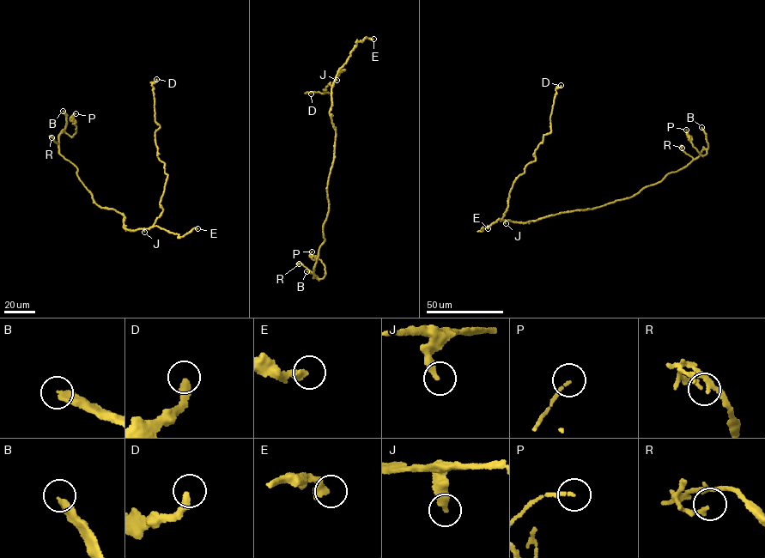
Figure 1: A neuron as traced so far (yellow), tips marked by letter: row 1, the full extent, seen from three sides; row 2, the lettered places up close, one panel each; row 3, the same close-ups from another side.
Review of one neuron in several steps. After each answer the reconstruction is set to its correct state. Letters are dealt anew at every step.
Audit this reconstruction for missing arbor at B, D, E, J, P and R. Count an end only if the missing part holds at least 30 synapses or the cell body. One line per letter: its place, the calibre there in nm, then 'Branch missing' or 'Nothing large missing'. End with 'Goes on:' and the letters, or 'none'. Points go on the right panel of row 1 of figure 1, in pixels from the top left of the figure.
B: Place: (701, 127). Thickness 360 nm. Branch missing
D: Place: (561, 85). Thickness 320 nm. Branch missing
E: Place: (488, 228). Thickness 380 nm. Branch missing
J: Place: (506, 223). Thickness 360 nm. Nothing large missing
P: Place: (686, 130). Thickness 140 nm. Nothing large missing
R: Place: (682, 148). Thickness 160 nm. Nothing large missing
Goes on: B, D, E

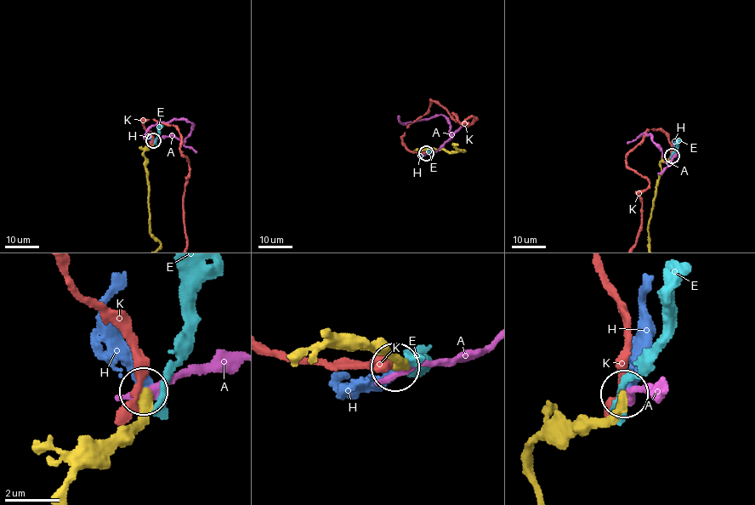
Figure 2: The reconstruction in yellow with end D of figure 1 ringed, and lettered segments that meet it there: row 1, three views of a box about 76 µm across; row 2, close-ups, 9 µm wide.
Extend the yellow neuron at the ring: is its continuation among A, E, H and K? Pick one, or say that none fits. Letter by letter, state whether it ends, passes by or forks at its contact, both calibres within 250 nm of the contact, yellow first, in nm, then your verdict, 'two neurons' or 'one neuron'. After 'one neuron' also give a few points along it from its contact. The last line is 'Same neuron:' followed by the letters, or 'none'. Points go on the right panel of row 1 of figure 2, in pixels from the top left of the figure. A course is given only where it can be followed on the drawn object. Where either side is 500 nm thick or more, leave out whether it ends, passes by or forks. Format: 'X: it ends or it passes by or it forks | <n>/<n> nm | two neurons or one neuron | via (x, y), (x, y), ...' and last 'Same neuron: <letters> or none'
A: it ends | 360/400 nm | two neurons
E: it ends | 400/360 nm | two neurons
H: it ends | 360/440 nm | one neuron
K: it ends | 420/400 nm | two neurons
Same neuron: H

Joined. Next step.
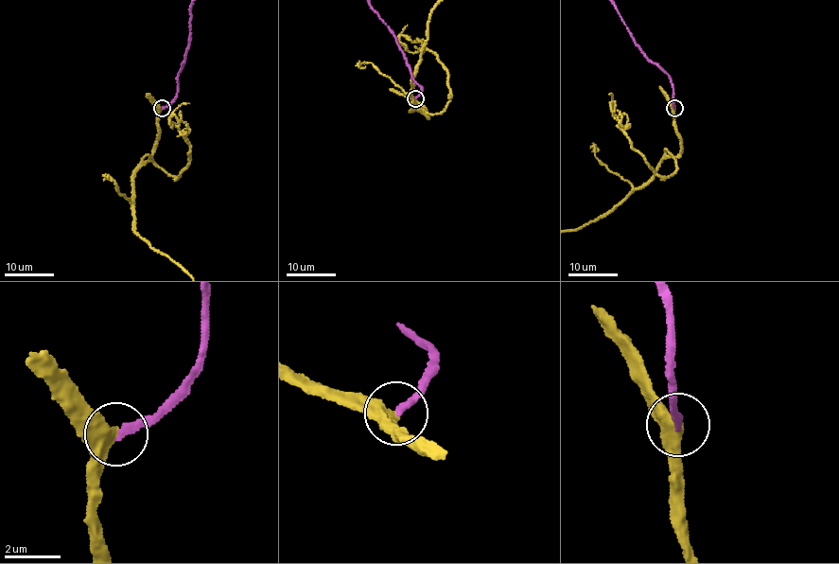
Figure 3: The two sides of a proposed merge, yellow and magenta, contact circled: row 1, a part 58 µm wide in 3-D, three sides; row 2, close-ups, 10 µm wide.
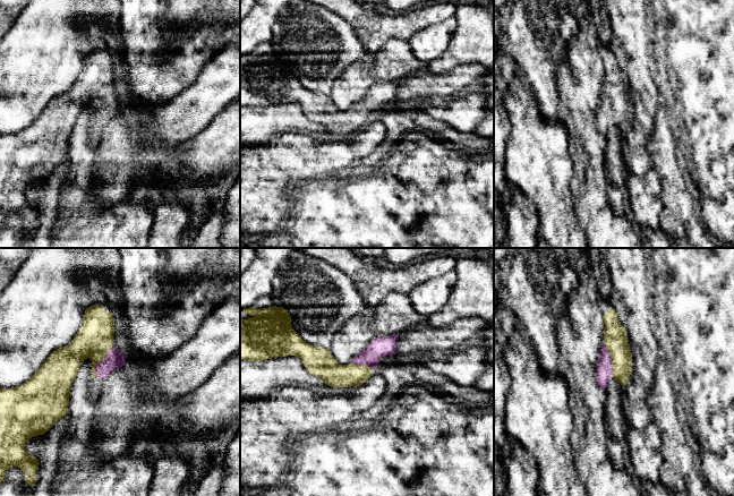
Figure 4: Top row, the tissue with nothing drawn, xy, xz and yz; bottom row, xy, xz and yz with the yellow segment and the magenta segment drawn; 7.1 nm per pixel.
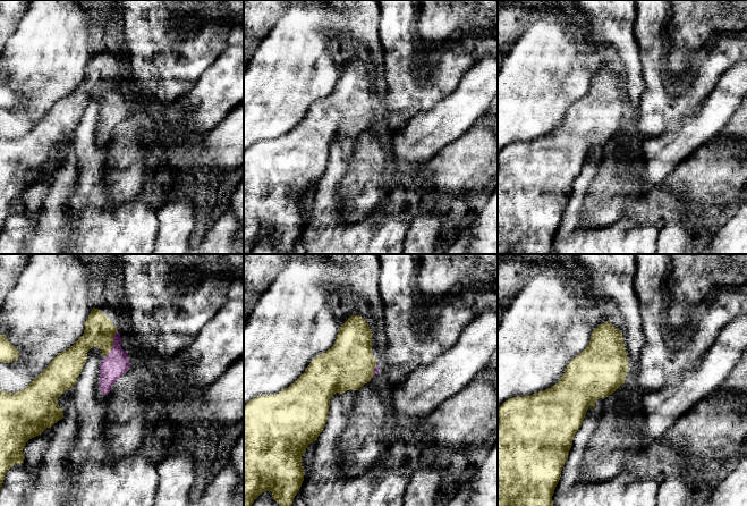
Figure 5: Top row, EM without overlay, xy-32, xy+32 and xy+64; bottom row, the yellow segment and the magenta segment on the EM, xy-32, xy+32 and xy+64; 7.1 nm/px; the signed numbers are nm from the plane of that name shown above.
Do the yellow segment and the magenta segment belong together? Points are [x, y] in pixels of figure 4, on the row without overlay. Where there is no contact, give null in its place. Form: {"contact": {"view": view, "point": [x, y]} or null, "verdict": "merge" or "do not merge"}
{"contact": {"view": "xy", "point": [101, 107]}, "verdict": "merge"}

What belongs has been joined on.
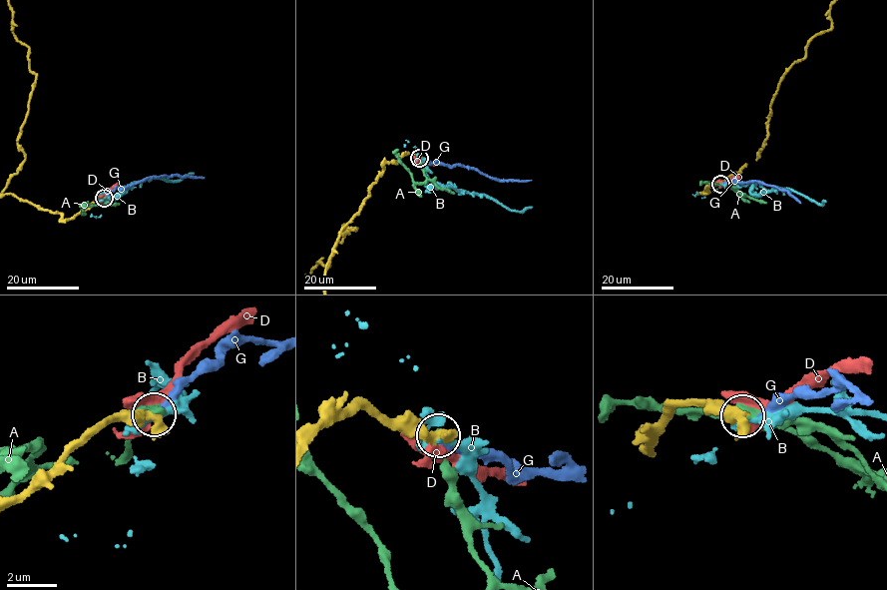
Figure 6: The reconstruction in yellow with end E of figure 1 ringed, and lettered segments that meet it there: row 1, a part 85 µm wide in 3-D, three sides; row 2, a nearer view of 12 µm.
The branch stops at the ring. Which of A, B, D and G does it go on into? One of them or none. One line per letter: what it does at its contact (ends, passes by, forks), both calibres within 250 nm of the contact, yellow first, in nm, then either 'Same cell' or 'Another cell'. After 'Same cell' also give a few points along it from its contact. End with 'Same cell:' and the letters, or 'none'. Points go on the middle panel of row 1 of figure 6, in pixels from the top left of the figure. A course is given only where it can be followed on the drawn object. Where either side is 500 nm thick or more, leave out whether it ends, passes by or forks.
A: Thickness 600 nm (yellow) against 480 nm. Another cell
B: Thickness 600 nm (yellow) against 300 nm. Another cell
D: Thickness 440 nm (yellow) against 650 nm. Another cell
G: Thickness 550 nm (yellow) against 280 nm. Same cell. Its course: (419, 158), (430, 163), (476, 168), (500, 180), (531, 180)
Same cell: G

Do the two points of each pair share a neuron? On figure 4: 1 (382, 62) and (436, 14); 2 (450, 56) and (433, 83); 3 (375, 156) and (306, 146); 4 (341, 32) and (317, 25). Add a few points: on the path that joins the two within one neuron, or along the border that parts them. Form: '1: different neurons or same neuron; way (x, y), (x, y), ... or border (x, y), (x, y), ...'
1: different neurons; border (407, 39), (391, 39), (382, 48)
2: different neurons; border (464, 63), (440, 73), (429, 73), (426, 69)
3: different neurons; border (382, 160), (374, 164), (359, 163)
4: same neuron; way (335, 32), (323, 31)

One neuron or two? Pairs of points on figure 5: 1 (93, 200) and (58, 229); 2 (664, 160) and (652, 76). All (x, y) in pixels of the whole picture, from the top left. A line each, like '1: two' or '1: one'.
1: two
2: two

